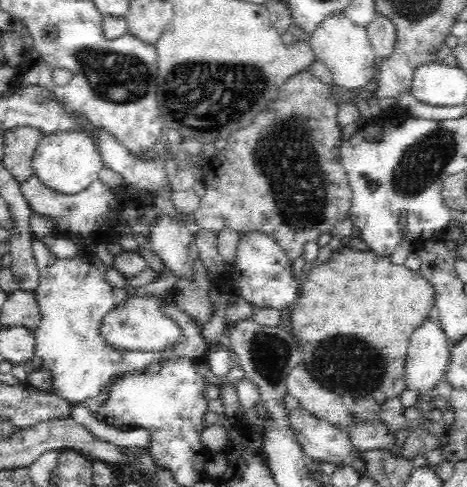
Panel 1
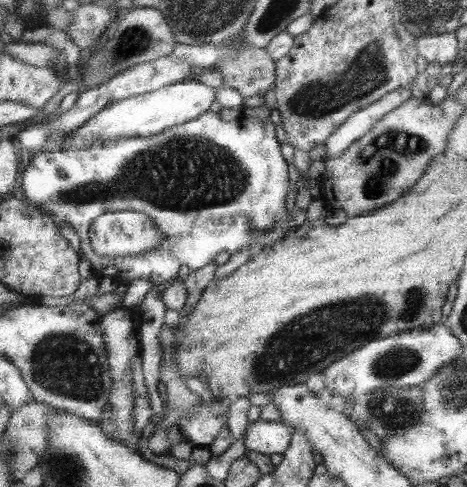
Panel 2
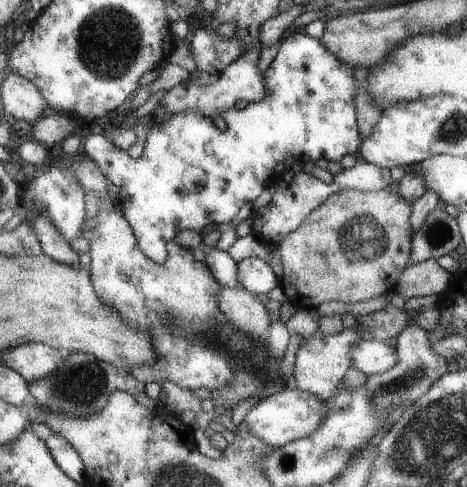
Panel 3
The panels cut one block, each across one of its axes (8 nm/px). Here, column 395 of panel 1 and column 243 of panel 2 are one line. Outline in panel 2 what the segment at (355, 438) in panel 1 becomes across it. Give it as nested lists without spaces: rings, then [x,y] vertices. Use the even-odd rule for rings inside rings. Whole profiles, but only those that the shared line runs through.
[[[257,420],[257,422],[251,422],[249,430],[245,432],[243,444],[247,452],[257,452],[257,454],[267,454],[267,456],[285,454],[289,450],[289,444],[295,432],[297,428],[289,424]]]

